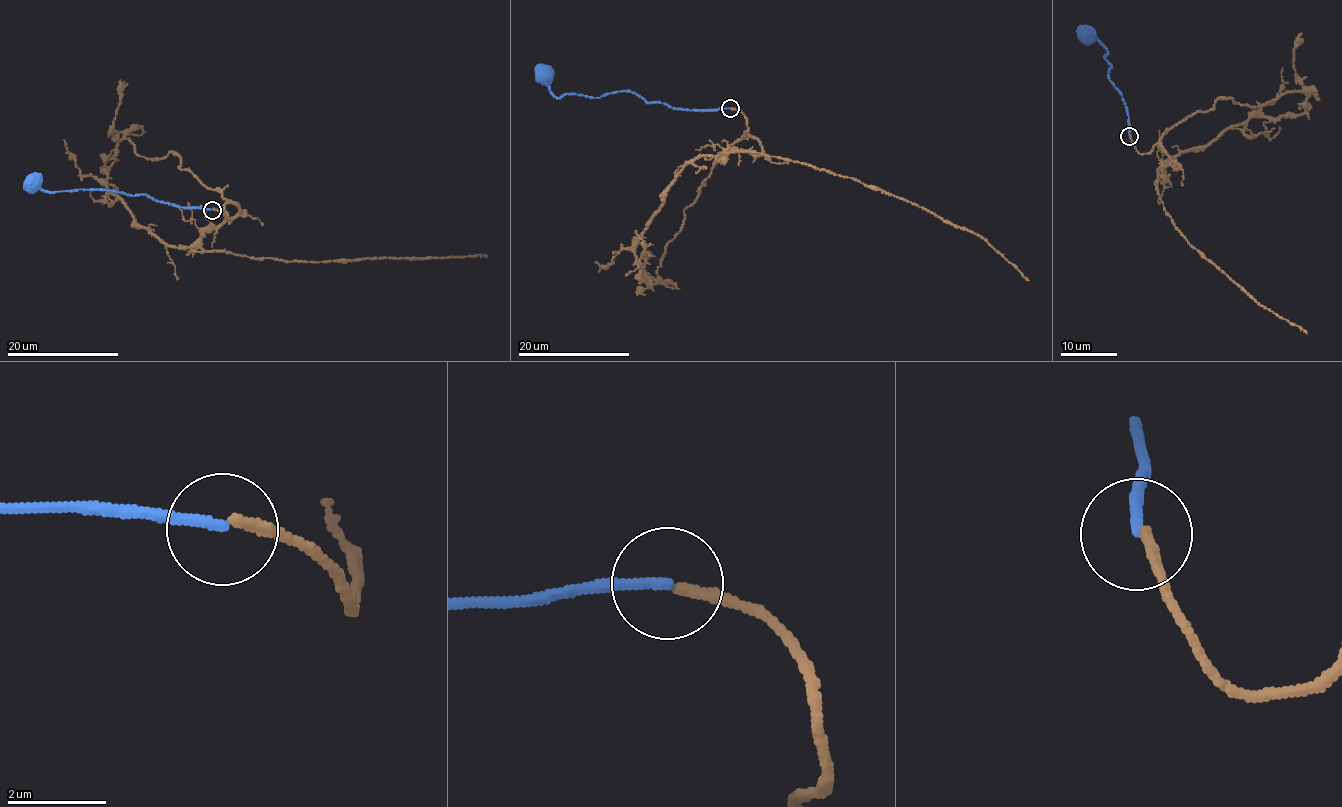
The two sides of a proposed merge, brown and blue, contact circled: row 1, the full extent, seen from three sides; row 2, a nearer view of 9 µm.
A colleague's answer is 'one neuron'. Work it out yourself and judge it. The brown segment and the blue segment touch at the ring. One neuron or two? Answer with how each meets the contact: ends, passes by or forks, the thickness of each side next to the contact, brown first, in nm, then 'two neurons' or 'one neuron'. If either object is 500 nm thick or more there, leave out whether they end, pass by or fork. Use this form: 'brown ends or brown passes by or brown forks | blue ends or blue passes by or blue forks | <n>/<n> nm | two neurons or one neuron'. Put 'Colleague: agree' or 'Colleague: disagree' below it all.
brown ends | blue ends | 220/220 nm | two neurons
Colleague: disagree

